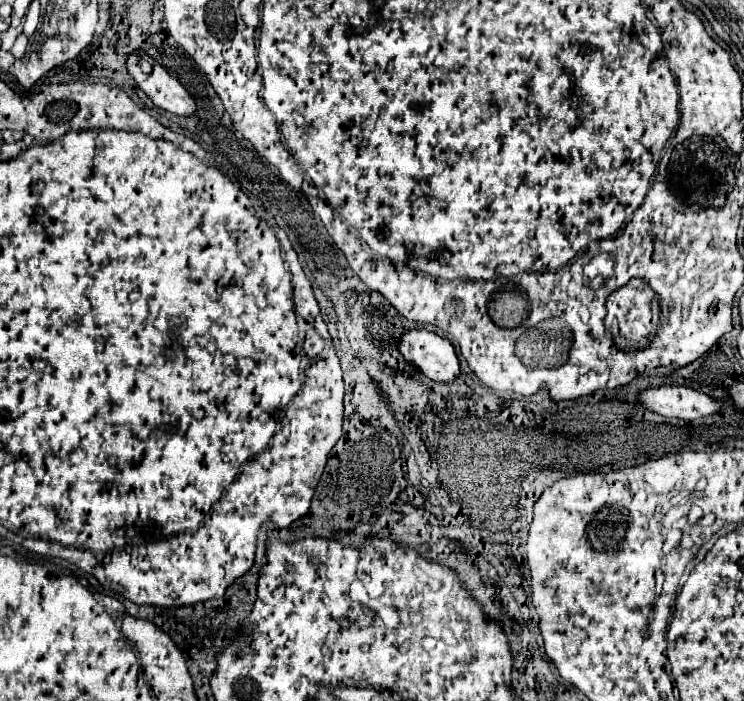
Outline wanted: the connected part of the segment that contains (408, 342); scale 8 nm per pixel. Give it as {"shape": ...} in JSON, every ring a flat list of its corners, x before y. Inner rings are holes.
{"shape":[[406,330,398,350,420,374,436,382,452,382,460,374,460,362,448,338,428,330]]}

